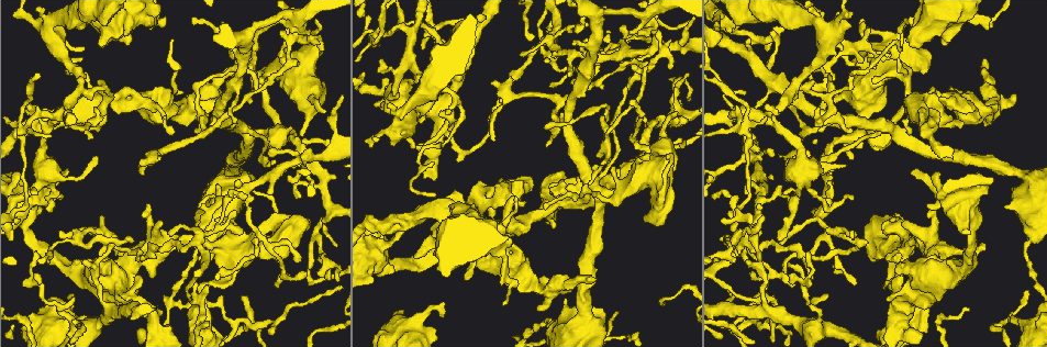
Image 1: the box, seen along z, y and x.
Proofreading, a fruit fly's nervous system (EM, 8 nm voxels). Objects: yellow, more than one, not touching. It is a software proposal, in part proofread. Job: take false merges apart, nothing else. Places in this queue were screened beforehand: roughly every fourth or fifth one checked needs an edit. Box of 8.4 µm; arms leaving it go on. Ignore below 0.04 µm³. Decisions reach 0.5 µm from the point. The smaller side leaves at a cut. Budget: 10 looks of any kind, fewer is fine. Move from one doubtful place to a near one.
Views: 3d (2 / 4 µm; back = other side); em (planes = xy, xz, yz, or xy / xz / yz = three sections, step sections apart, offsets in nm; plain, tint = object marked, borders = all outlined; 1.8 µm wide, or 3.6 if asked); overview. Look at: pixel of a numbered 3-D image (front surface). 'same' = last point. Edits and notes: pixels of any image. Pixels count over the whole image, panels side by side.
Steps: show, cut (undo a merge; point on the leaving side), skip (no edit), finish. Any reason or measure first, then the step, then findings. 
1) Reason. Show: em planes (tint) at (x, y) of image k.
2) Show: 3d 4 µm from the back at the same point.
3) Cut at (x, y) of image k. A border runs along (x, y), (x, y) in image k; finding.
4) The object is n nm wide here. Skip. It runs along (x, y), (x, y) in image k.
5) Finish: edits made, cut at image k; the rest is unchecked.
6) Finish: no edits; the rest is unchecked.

Calibre changes. Show: 3d 4 µm at (953, 98) of image 1.

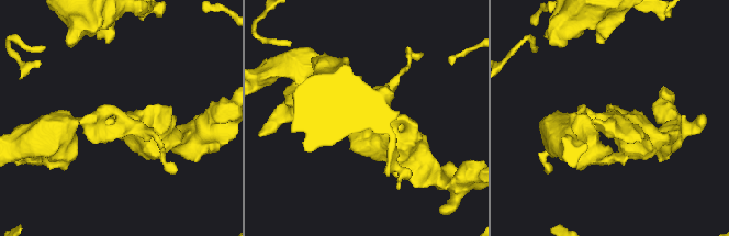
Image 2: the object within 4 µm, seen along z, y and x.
Need the tissue. Show: em 3.6 µm planes (borders) at (127, 118) of image 2.

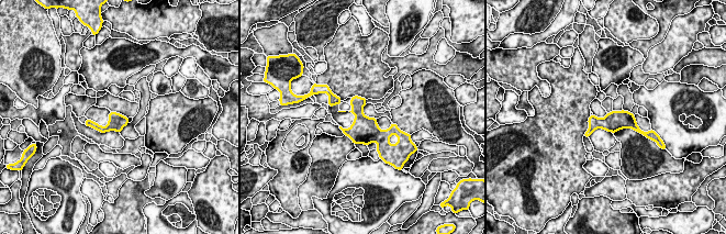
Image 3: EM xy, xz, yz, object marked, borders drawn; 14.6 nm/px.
Skip. One neuron here.

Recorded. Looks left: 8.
A fork. Show: em planes (tint) at (196, 238) of image 1.

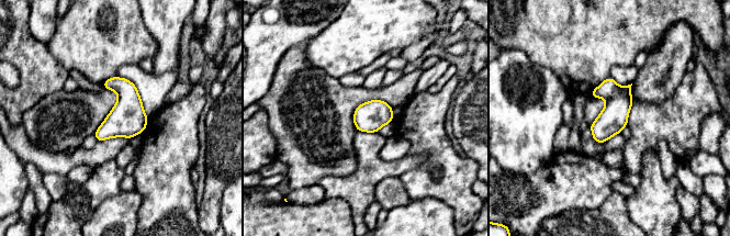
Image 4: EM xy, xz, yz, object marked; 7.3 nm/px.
Skip. Continuous, no second neuron.

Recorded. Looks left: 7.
Four-way junction. Show: 3d 2 µm at (382, 36) of image 1.

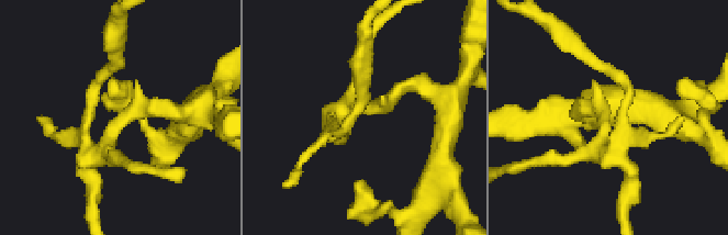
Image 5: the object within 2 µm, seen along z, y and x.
Now the EM. Show: em planes (tint) at (114, 127) of image 5.

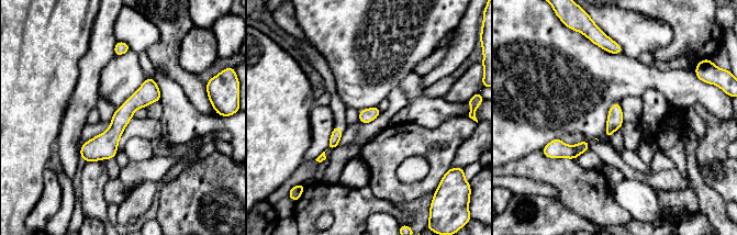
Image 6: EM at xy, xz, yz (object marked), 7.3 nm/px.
The object is 100 nm wide here. Skip. It runs along (151, 81), (116, 129), (85, 157) in image 6; continuous, no second neuron.

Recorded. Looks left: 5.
Calibre changes. Show: em planes (plain) at (724, 15) of image 1.

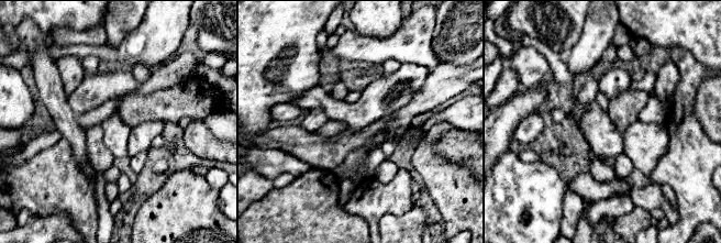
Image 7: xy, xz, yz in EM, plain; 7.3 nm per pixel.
With the object marked. Show: em planes (tint) at the same point.

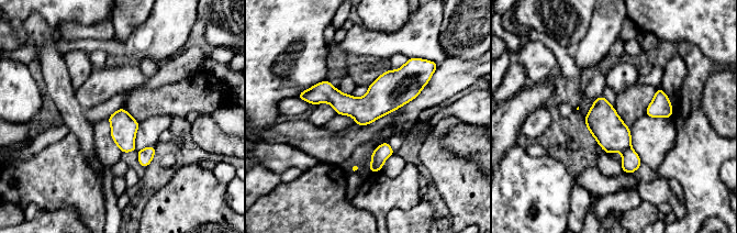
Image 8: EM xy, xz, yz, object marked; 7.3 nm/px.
Cut at (631, 162) of image 8. A border runs along (631, 147), (622, 152) in image 8; a second neuron is stuck on.

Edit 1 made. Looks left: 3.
Finish: edits made, cut at image 8; the rest is unchecked.

